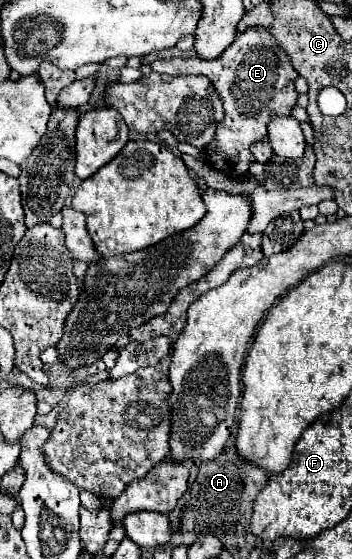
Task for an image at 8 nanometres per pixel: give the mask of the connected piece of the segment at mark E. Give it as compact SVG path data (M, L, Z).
M263 25L249 27L245 33L239 33L237 39L223 51L223 55L219 59L213 59L213 61L203 61L203 59L197 59L197 57L157 59L157 61L151 63L151 69L159 71L159 73L167 73L167 75L205 75L211 81L211 85L215 87L215 91L219 93L219 97L223 101L225 117L223 117L223 121L219 121L219 125L215 129L215 137L203 149L201 159L203 159L203 163L207 163L215 171L223 171L231 179L249 177L249 167L255 161L255 157L249 151L251 143L255 143L255 141L259 141L267 135L267 123L271 121L271 117L291 115L291 111L297 103L297 97L299 97L299 93L295 91L295 79L299 77L299 73L293 69L289 55L277 45L275 37Z

